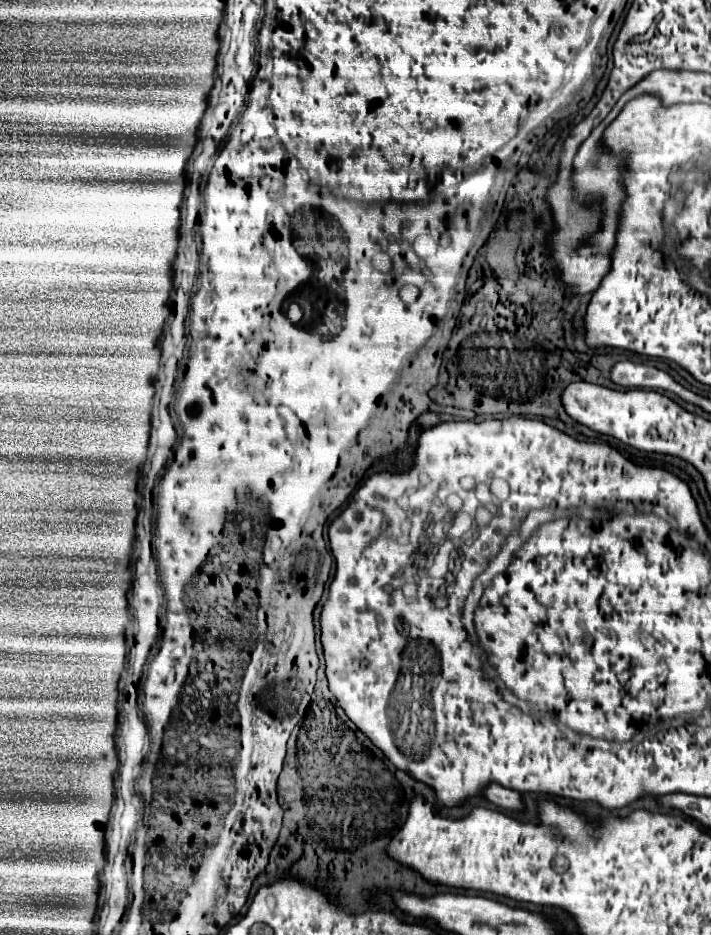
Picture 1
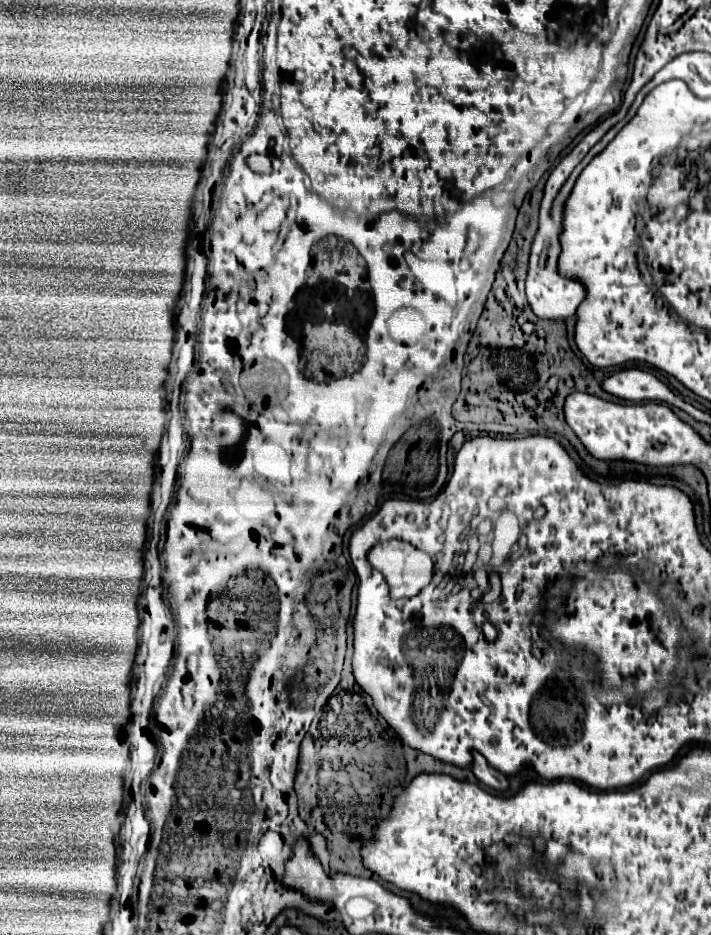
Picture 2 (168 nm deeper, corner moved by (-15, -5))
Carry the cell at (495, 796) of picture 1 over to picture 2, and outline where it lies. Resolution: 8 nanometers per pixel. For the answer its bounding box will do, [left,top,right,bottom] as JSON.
[472,754,510,792]

